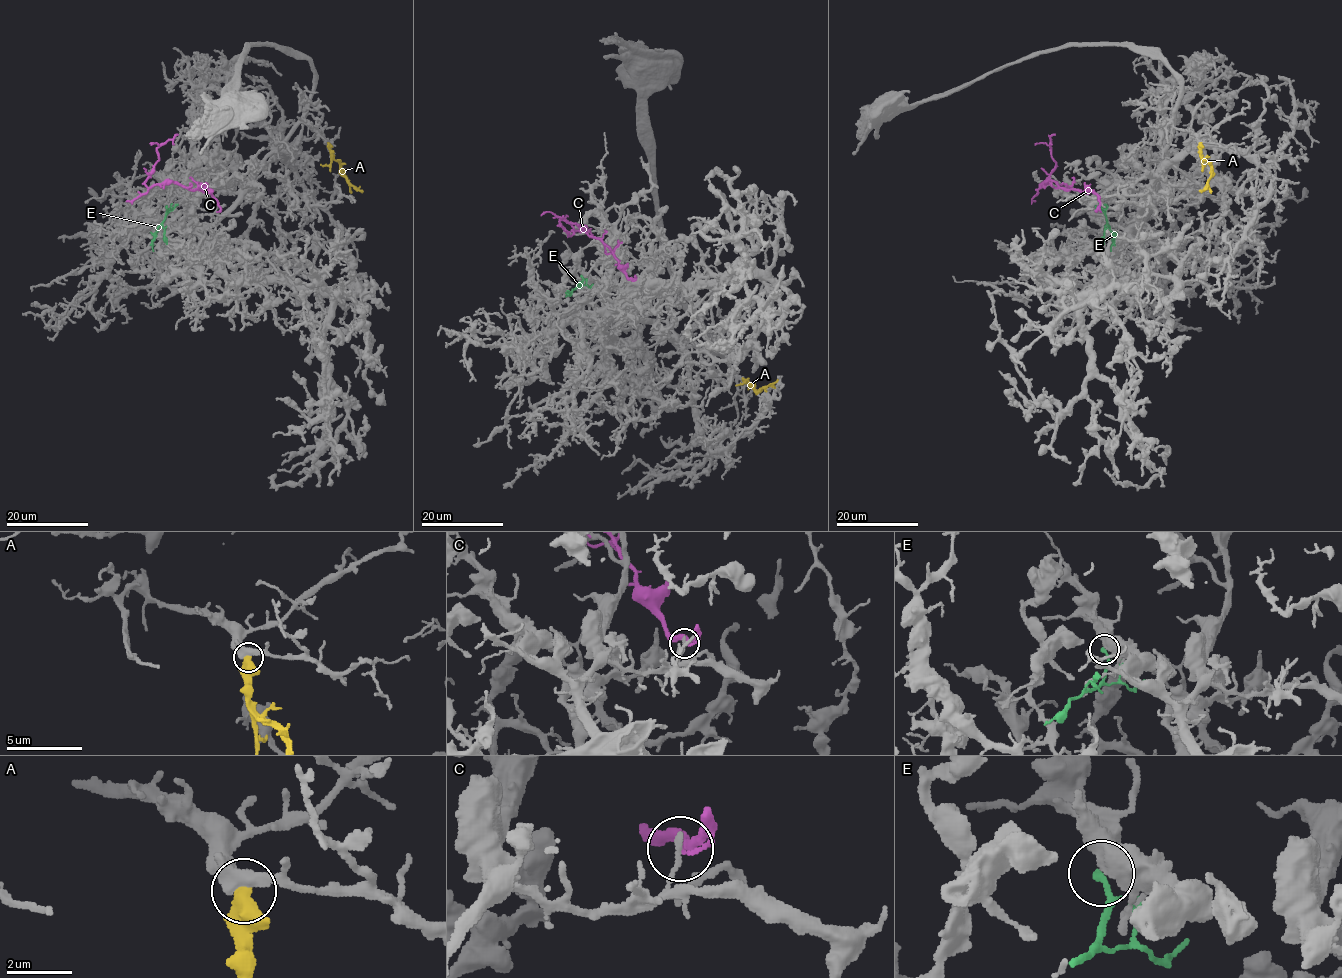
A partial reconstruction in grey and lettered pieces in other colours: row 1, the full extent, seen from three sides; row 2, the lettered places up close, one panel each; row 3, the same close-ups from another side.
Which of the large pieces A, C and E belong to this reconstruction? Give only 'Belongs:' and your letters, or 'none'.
Belongs: none

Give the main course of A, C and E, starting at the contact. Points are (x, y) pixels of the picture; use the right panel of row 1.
A: (1200, 142), (1200, 154), (1209, 163), (1211, 173), (1204, 189), (1199, 191)
C: (1100, 211), (1095, 194), (1063, 189), (1054, 181), (1040, 188), (1056, 165), (1050, 149), (1050, 136), (1055, 134)
E: (1096, 207), (1105, 216), (1112, 233), (1110, 251)

